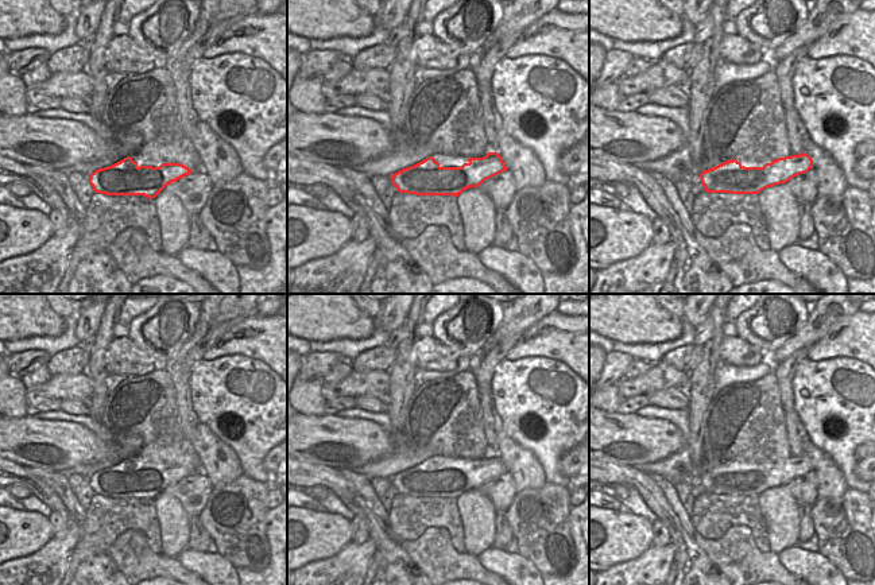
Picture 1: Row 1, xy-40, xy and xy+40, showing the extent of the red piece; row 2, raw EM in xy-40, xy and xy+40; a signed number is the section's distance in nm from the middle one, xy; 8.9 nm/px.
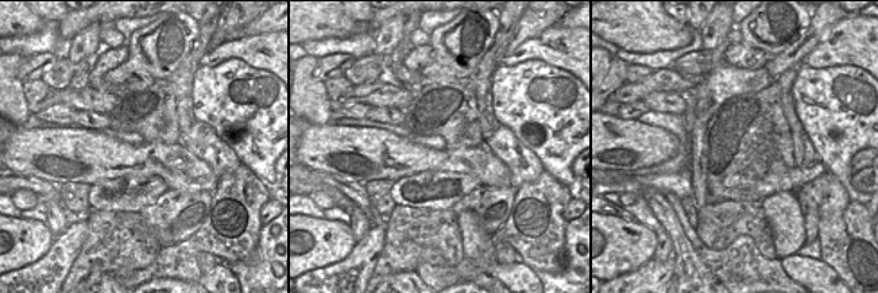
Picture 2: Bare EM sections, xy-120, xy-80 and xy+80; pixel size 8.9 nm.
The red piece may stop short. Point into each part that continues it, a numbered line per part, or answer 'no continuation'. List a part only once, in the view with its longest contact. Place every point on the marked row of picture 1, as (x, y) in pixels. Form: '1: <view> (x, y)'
no continuation

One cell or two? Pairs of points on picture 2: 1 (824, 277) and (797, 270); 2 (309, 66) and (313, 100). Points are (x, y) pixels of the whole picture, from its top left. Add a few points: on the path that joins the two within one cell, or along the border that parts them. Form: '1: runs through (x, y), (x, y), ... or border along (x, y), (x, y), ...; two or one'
1: runs through (817, 277), (804, 270); one
2: runs through (308, 74), (308, 92); one

